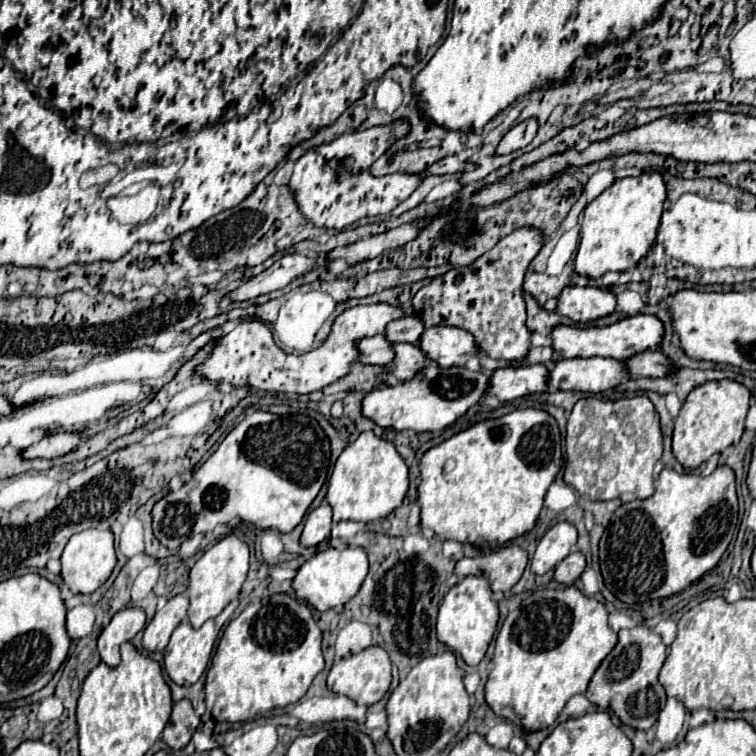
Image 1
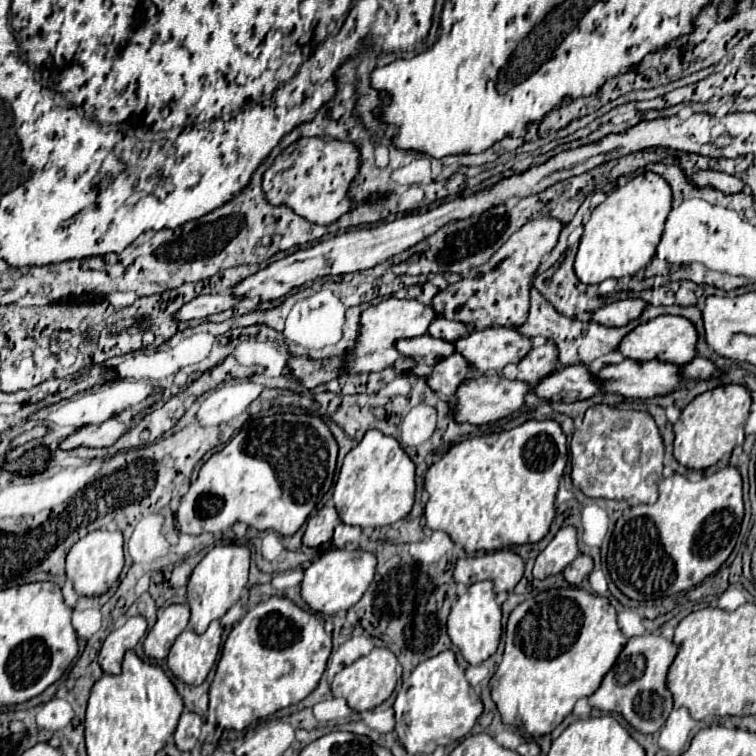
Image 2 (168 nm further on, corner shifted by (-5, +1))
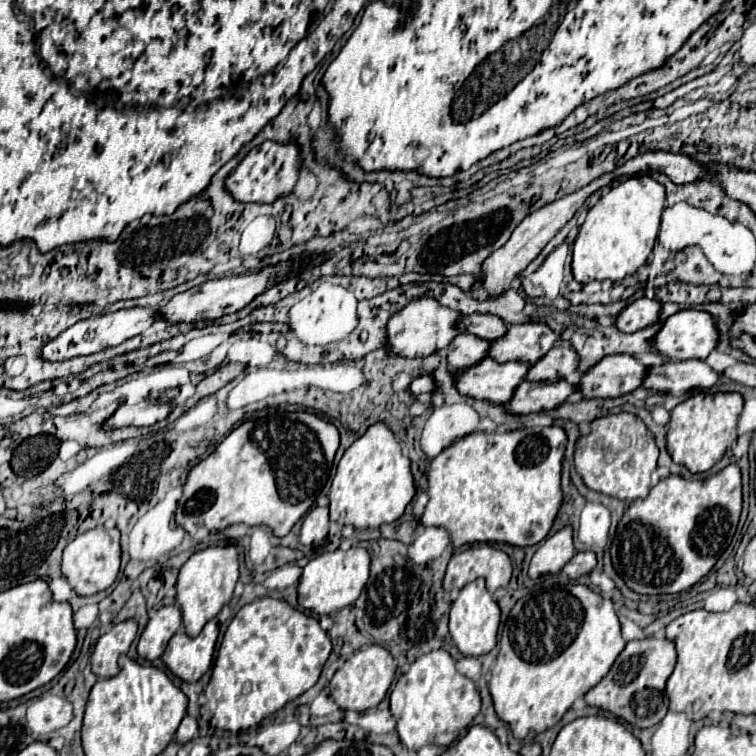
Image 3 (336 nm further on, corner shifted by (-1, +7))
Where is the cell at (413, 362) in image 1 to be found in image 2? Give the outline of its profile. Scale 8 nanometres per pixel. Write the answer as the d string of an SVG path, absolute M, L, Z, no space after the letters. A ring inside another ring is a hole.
M454 354L454 358L448 358L446 362L438 362L434 366L428 384L440 398L452 398L456 394L456 388L466 382L470 376L470 364L462 354Z

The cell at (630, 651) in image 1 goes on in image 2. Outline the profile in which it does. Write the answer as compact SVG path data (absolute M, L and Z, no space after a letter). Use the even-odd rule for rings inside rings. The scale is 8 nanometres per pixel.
M658 634L630 638L616 664L604 676L600 688L588 698L590 706L602 712L618 712L638 732L654 734L672 712L672 694L666 688L666 674L676 652L678 646Z

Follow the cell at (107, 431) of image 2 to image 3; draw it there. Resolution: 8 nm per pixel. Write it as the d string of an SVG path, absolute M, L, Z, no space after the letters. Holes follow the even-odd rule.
M144 400L134 406L120 406L110 418L102 422L104 430L116 430L116 428L126 428L126 426L152 426L158 420L164 420L170 414L172 406L162 404L156 406L150 400Z

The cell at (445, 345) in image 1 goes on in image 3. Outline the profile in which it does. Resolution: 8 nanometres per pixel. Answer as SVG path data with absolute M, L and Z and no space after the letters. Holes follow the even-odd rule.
M510 324L502 340L490 342L490 358L496 362L522 362L534 364L540 360L556 342L558 334L546 324Z

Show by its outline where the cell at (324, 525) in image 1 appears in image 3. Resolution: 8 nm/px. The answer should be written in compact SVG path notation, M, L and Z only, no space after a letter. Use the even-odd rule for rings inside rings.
M316 506L302 522L300 530L300 542L304 546L320 544L328 536L328 508Z

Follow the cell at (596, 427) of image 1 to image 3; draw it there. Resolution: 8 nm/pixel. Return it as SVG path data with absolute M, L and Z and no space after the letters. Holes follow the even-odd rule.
M618 412L588 422L588 428L590 432L578 436L574 444L574 466L584 484L590 490L628 502L646 498L652 488L652 470L658 460L658 446L654 438L648 438L646 424L634 414Z

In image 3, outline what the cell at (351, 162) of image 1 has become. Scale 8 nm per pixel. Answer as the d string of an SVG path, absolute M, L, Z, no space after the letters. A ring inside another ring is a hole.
M264 142L250 150L250 154L228 176L226 188L238 202L274 202L278 196L290 196L302 172L302 150L298 142Z

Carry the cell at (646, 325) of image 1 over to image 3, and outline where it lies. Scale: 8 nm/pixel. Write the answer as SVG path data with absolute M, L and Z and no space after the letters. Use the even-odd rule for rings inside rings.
M680 310L654 336L654 350L670 360L706 360L718 342L714 318L700 310Z

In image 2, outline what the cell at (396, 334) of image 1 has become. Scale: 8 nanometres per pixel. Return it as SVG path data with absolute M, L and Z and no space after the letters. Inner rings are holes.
M436 318L430 326L430 336L434 338L446 338L450 342L458 340L458 338L464 338L472 332L472 328L464 322L452 322L452 320L446 320L446 318Z

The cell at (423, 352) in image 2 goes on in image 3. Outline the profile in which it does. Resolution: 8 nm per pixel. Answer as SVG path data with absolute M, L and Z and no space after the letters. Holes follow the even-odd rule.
M472 334L454 336L454 340L444 350L450 370L466 370L468 366L480 362L484 356L488 356L488 346L488 340L482 340Z

